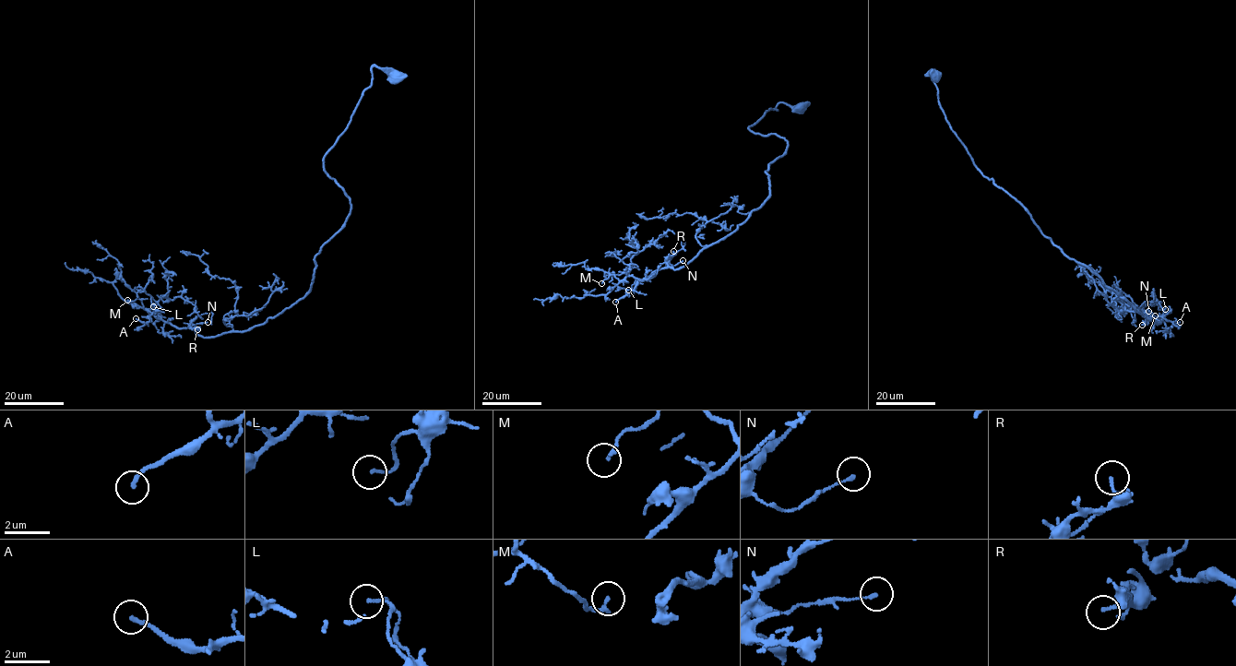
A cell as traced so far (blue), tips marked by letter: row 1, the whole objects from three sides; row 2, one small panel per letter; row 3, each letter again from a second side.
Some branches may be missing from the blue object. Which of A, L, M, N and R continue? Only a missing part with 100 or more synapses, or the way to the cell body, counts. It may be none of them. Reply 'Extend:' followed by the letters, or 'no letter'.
Extend: A

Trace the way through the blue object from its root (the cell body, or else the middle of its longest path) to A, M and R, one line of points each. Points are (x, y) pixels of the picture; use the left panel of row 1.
A: (310, 289), (303, 298), (263, 324), (207, 338), (191, 327), (179, 328), (160, 319), (145, 323), (136, 318)
M: (310, 289), (263, 324), (207, 338), (156, 318), (140, 299), (127, 300)
R: (310, 289), (303, 298), (282, 313), (246, 330), (207, 338), (197, 335), (189, 325), (197, 329)

